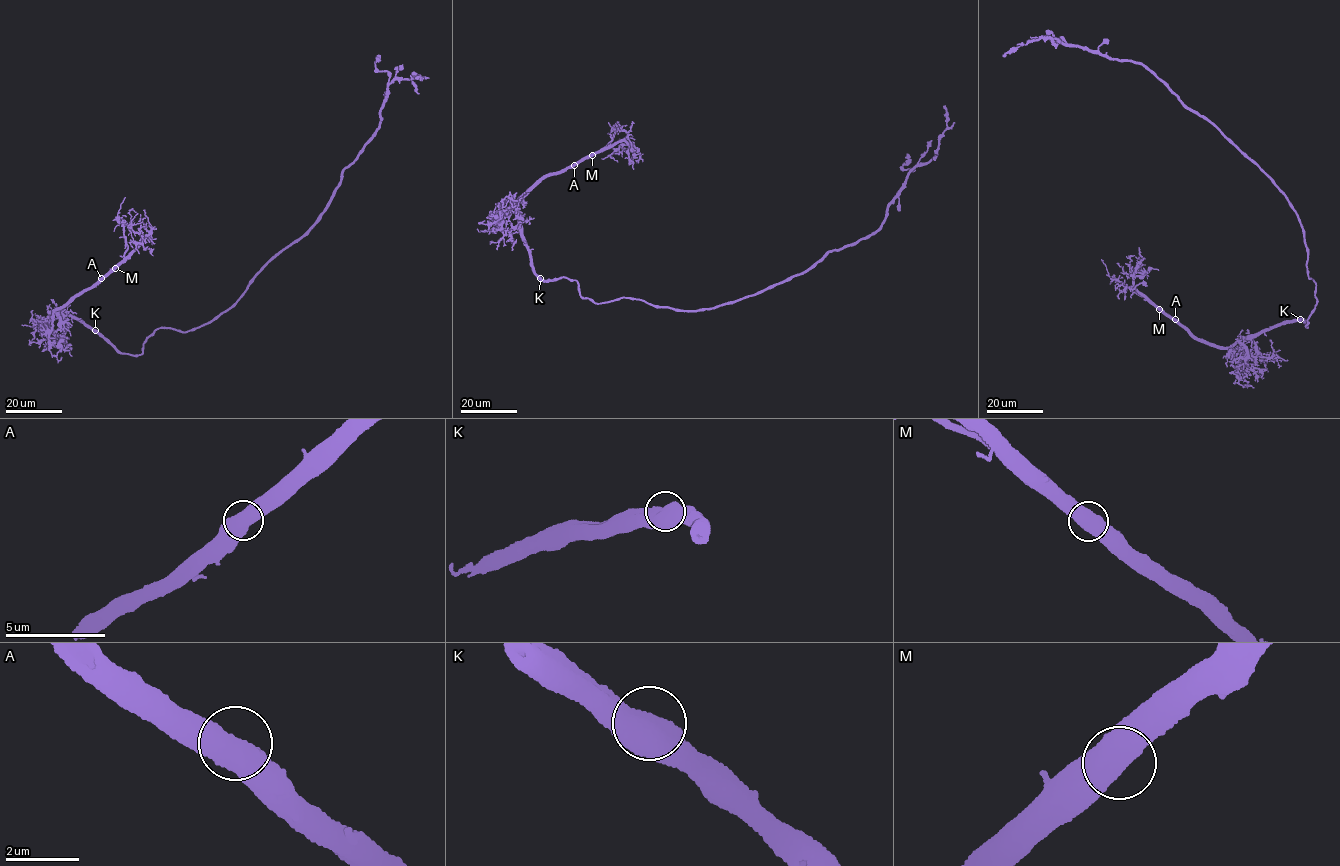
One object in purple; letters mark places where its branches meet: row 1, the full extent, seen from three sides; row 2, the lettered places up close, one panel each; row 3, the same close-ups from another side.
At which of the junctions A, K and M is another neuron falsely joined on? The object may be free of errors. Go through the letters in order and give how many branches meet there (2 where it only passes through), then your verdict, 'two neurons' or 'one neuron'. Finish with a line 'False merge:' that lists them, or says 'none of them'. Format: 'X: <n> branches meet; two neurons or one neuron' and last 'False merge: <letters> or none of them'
A: 2 branches meet; one neuron
K: 2 branches meet; one neuron
M: 2 branches meet; one neuron
False merge: none of them

